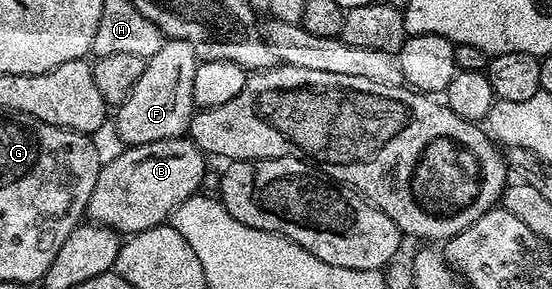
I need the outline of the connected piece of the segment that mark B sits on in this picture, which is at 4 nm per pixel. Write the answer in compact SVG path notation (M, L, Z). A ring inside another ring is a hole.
M188 138L176 140L160 140L146 144L134 144L126 147L125 152L104 161L99 170L99 178L95 178L95 190L91 190L87 216L94 224L112 228L118 234L132 234L151 230L155 226L166 223L173 211L187 198L198 195L200 180L206 167L206 155Z

